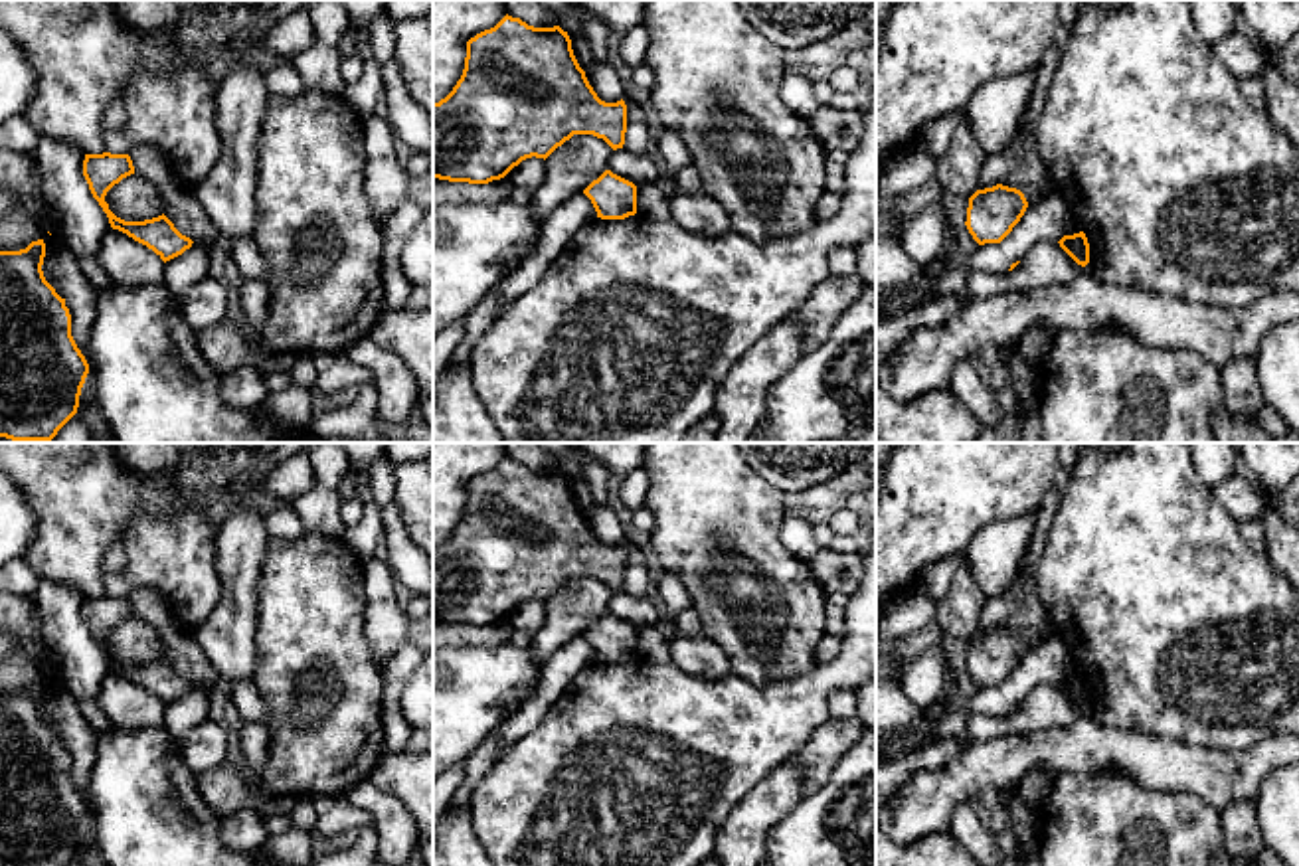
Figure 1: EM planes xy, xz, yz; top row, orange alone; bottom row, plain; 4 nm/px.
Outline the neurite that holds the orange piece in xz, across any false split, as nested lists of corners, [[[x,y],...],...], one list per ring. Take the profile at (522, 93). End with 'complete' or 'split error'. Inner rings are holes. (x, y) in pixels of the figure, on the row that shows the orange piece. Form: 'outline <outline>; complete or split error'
outline [[[504,16],[494,28],[467,42],[465,69],[453,91],[433,103],[433,178],[488,184],[526,158],[548,158],[573,134],[603,138],[623,148],[625,101],[605,103],[579,67],[571,40],[560,26],[534,28]]]; complete

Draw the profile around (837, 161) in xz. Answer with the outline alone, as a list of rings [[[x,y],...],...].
[[[844,150],[826,152],[826,192],[836,194],[838,198],[846,190],[846,162],[848,152]]]

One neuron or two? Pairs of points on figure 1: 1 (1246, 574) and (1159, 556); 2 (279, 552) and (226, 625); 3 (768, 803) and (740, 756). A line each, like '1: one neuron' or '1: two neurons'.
1: one neuron
2: two neurons
3: two neurons

